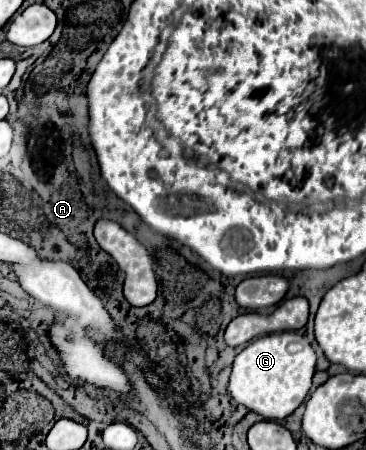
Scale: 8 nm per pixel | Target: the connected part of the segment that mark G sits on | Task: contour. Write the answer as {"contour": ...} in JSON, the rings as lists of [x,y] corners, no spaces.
{"contour":[[[296,331],[264,335],[236,355],[228,391],[232,399],[244,405],[248,411],[258,413],[264,419],[284,419],[308,395],[314,367],[316,353],[304,335]]]}

